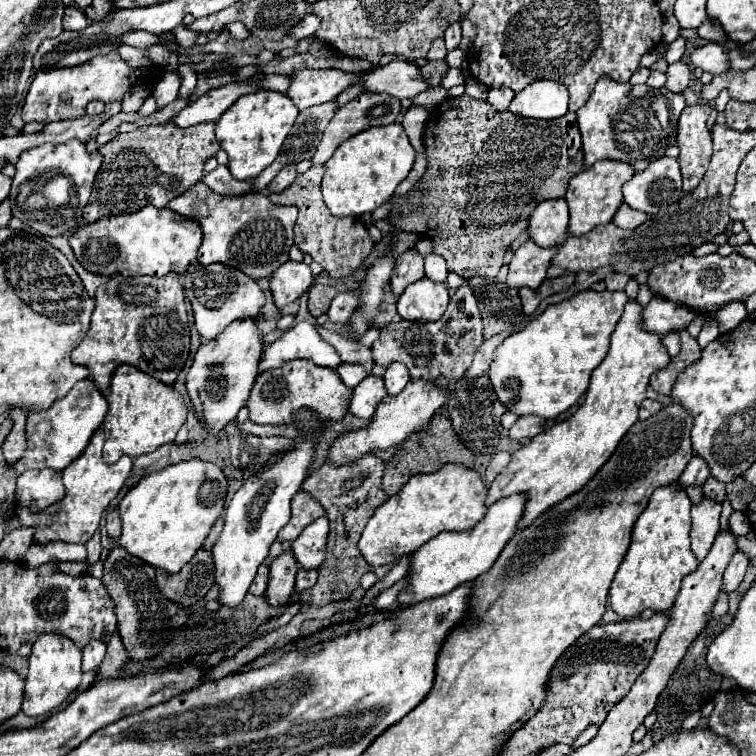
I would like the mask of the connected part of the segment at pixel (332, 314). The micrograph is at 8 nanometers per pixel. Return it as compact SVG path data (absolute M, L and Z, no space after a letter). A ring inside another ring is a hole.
M354 291L336 295L334 301L332 301L330 307L328 307L326 317L328 317L328 321L332 321L332 323L344 323L344 321L350 319L352 311L356 309L356 305L358 305L358 295L356 295Z

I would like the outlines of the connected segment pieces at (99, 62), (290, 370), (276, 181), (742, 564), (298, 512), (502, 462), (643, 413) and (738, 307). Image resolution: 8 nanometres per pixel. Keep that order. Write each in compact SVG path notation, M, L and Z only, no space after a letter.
M118 53L108 55L96 55L88 63L68 67L68 69L54 69L46 73L38 73L30 85L30 91L26 95L24 107L22 107L22 119L28 121L58 121L58 119L76 119L78 115L84 115L86 105L92 99L102 101L104 105L114 101L124 101L126 95L136 85L154 85L156 83L156 71L154 67L134 69L130 63L122 61Z
M294 359L286 361L284 365L276 369L268 369L256 377L256 383L252 387L250 399L248 399L248 411L252 423L272 423L272 425L284 425L290 423L290 413L300 407L308 407L320 413L322 419L342 419L342 415L348 411L352 397L352 389L342 383L342 379L328 367L320 367L306 359Z
M286 165L286 167L272 179L272 183L268 185L268 191L272 191L272 193L284 191L284 189L294 181L294 177L296 177L296 165Z
M736 551L736 553L734 553L734 559L730 561L728 569L724 571L722 589L724 589L726 593L734 591L734 589L740 585L740 581L744 579L744 573L746 573L748 563L750 563L750 561L748 561L748 555L746 555L744 551Z
M298 491L298 495L294 495L292 499L292 517L286 523L286 527L278 533L278 539L284 541L294 541L306 525L310 525L314 519L324 515L324 507L312 497L306 495L304 491Z
M498 451L492 455L490 463L488 463L488 469L486 469L486 475L484 475L484 481L486 485L492 483L492 479L510 463L510 451Z
M644 399L642 407L640 407L640 419L644 421L644 419L652 417L654 413L658 413L658 411L662 411L662 409L664 409L664 405L662 405L662 403L658 403L658 401L652 401L652 399Z
M734 301L734 303L724 305L716 315L718 325L720 325L720 333L726 333L726 331L732 331L734 327L738 327L744 317L746 317L746 309L742 303Z

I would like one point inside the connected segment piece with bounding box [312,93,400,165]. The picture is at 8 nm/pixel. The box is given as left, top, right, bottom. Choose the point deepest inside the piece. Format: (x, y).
(368, 110)

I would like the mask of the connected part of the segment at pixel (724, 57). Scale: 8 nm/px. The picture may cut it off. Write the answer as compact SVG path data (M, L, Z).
M706 43L692 51L690 61L694 67L708 71L712 75L724 73L728 69L728 51L726 51L726 47L722 47L718 43Z

